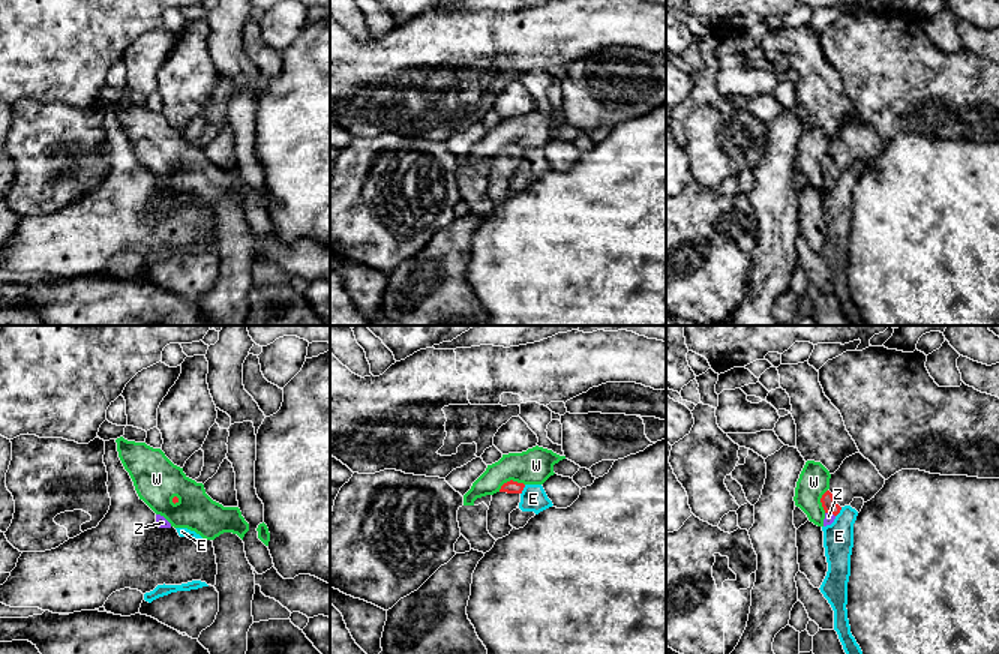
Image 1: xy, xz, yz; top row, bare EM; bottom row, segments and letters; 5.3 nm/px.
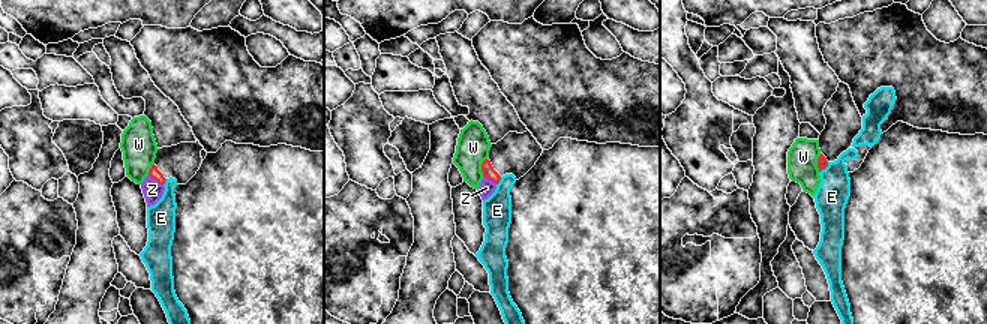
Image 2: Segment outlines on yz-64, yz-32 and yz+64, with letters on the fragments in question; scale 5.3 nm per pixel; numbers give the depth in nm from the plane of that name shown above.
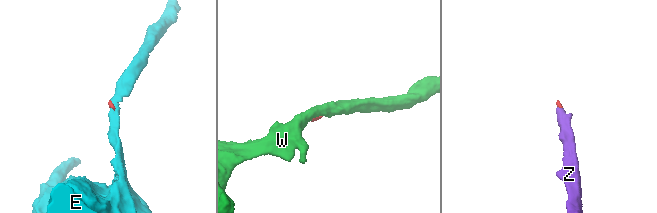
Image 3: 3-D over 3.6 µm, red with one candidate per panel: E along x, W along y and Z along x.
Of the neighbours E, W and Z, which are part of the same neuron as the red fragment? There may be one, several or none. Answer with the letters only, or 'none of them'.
Z

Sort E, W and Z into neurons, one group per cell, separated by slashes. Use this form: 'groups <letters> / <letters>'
groups E / W / Z

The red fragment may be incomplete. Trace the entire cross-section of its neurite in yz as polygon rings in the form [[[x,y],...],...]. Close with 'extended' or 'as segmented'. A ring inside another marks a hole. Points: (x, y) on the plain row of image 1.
[[[861,117],[846,122],[831,138],[830,153],[820,162],[825,174],[824,190],[831,189],[840,174],[850,170],[855,162],[862,162],[864,166],[874,162],[884,148],[885,142]]]; extended

